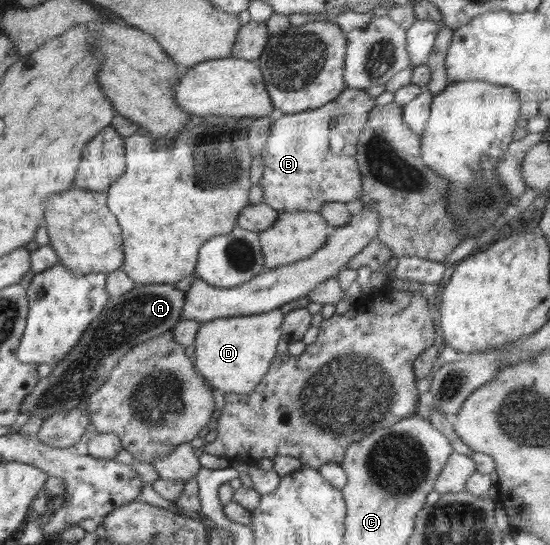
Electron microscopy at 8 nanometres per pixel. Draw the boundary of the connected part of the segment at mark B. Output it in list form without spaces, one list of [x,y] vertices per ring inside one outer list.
[[[344,89],[342,92],[334,98],[332,102],[326,103],[324,106],[318,109],[309,109],[304,112],[290,114],[290,115],[278,115],[273,121],[273,125],[270,131],[270,136],[265,145],[262,145],[262,155],[264,161],[264,172],[262,178],[259,180],[259,185],[263,188],[263,203],[275,208],[279,211],[308,211],[319,213],[322,205],[329,202],[342,202],[347,203],[359,198],[362,192],[361,174],[358,170],[358,163],[355,157],[357,151],[358,137],[361,135],[365,122],[368,120],[370,112],[375,108],[375,98],[370,97],[366,93],[365,89]]]

